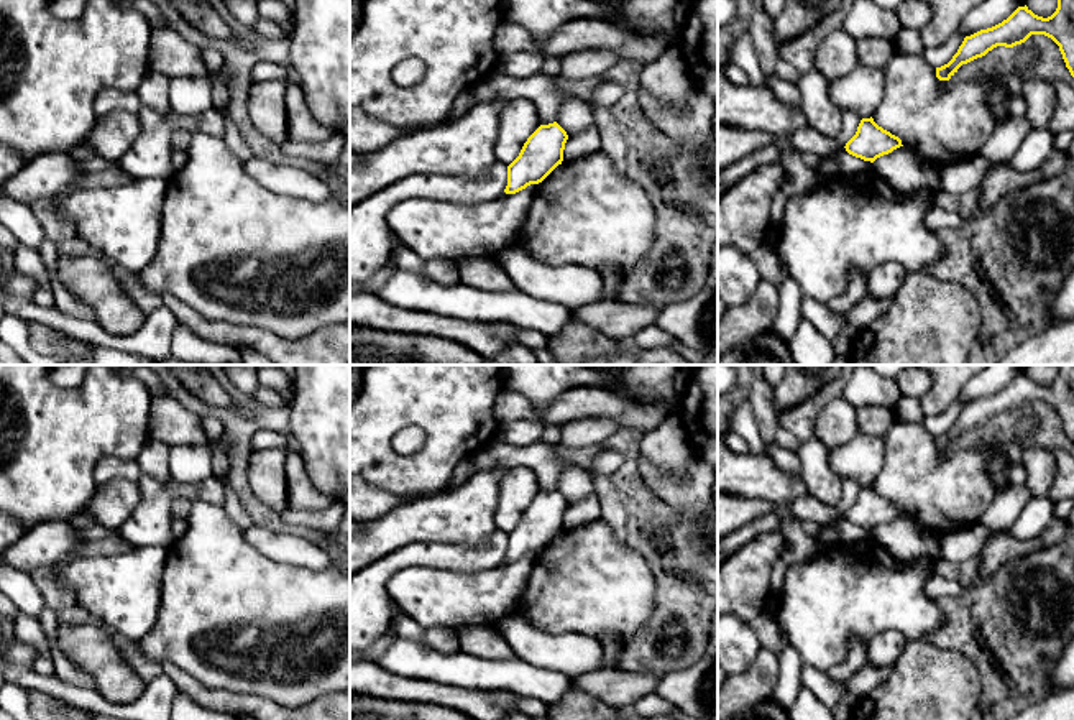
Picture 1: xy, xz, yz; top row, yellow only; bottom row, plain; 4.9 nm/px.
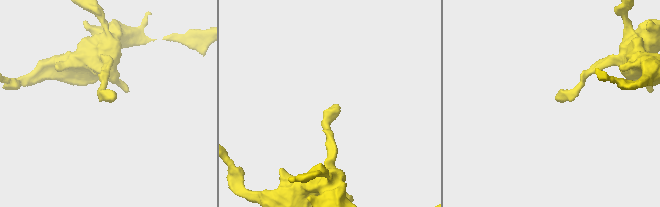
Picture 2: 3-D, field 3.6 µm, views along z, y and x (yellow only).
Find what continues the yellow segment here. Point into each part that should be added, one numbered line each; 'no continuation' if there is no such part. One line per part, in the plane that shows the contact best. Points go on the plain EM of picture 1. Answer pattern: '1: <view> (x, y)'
no continuation

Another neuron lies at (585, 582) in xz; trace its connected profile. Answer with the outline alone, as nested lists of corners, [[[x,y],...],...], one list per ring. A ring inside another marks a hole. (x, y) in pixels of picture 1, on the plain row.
[[[603,519],[562,529],[530,569],[516,615],[542,633],[609,636],[614,644],[629,639],[650,618],[655,577],[647,561],[629,544],[621,544]]]

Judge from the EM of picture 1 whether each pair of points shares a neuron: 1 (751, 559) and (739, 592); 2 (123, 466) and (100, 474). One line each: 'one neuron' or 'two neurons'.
1: one neuron
2: one neuron

